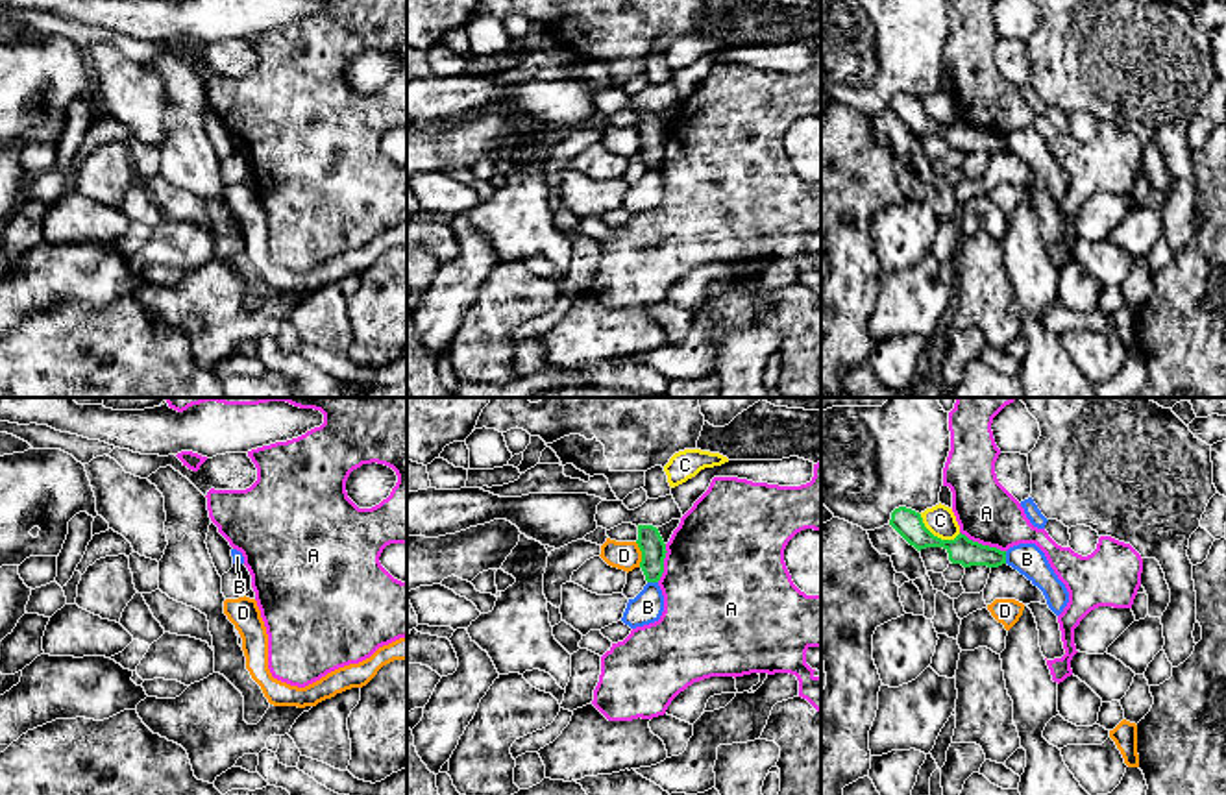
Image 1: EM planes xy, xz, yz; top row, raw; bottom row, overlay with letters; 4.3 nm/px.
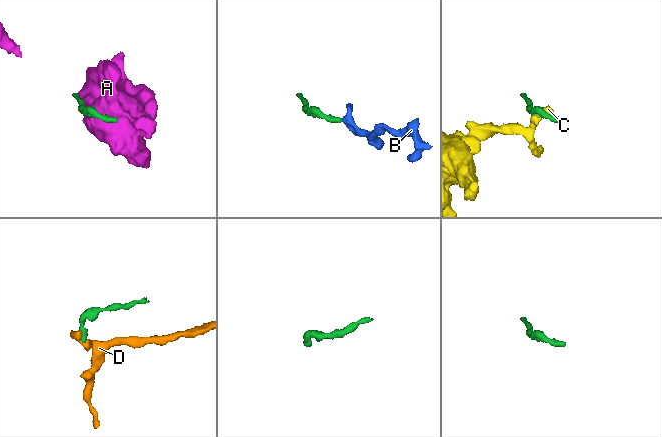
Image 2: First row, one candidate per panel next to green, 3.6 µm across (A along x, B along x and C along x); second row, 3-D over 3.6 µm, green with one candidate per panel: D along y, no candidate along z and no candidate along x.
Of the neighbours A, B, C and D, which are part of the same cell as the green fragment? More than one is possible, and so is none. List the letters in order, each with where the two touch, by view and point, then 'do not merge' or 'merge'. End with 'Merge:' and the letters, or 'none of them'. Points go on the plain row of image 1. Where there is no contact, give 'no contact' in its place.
A: yz (980, 130) | do not merge
B: yz (1005, 143) | do not merge
C: yz (936, 122) | do not merge
D: xz (642, 141) | do not merge
Merge: none of them

